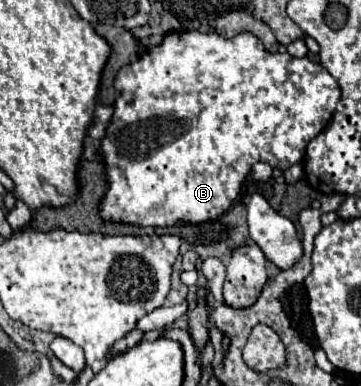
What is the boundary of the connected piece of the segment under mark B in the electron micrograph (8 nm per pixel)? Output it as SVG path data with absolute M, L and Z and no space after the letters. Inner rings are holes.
M199 31L167 33L159 45L155 45L151 51L141 55L135 63L123 65L113 85L115 85L115 91L119 91L119 97L115 101L113 117L105 129L105 135L99 147L103 165L105 165L105 175L107 175L107 191L97 203L97 213L103 221L129 223L137 227L169 227L179 221L195 225L195 223L205 223L205 221L221 217L225 211L229 211L229 207L239 197L241 185L257 161L265 161L271 167L279 167L281 171L299 163L305 155L307 143L327 127L341 97L341 89L337 81L319 63L313 63L307 57L297 59L297 57L291 57L289 53L267 53L261 41L251 33L241 33L233 39L225 39L217 33L199 33Z

